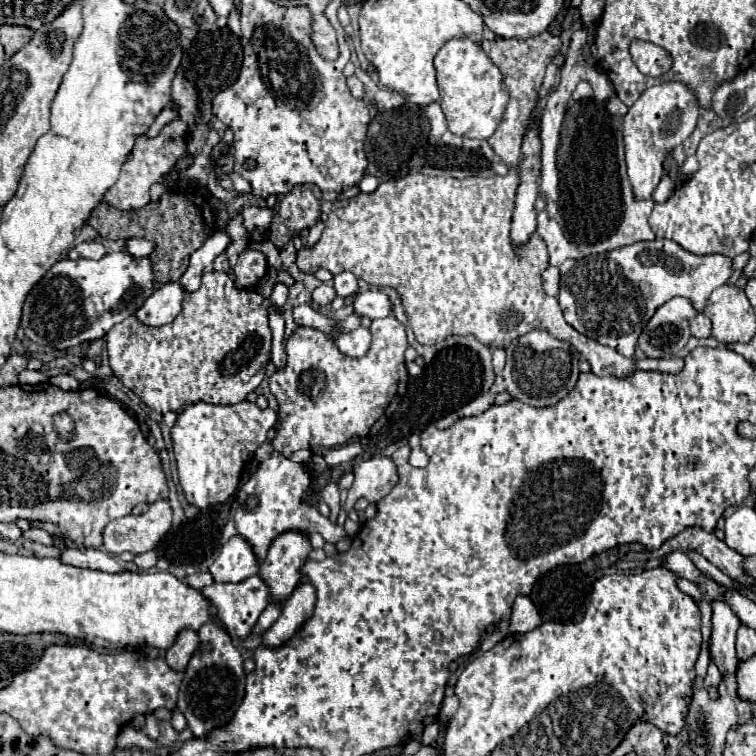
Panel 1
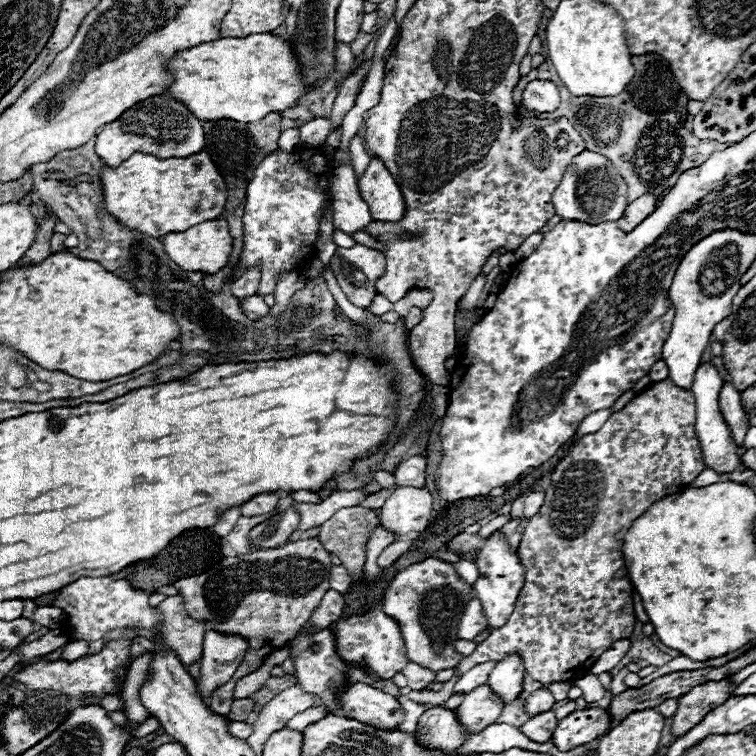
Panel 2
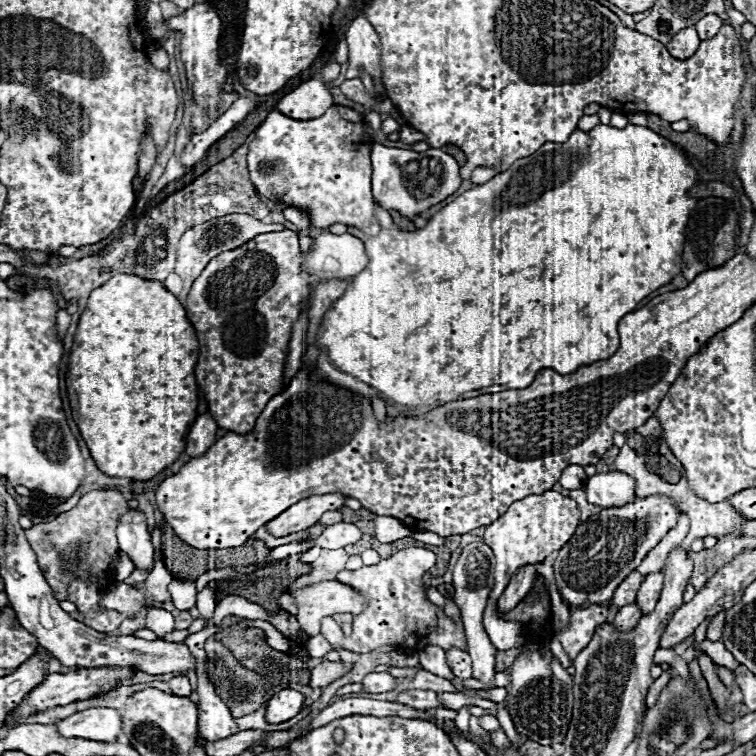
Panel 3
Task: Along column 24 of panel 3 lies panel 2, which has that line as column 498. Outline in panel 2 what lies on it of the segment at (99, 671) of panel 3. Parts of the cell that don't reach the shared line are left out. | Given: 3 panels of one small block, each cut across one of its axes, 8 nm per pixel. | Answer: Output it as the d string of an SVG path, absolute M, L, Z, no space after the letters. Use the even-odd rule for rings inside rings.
M484 684L474 688L464 696L464 702L456 708L460 722L464 722L464 728L470 734L476 734L476 730L484 730L484 726L490 726L496 722L504 708L504 702L494 694L494 690Z

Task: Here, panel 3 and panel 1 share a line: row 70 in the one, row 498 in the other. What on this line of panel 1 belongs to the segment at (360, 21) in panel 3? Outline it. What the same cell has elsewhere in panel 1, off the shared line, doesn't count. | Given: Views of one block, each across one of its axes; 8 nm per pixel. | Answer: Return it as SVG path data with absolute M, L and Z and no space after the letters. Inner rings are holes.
M372 456L354 466L354 484L348 490L348 498L344 502L346 514L354 510L358 498L366 498L368 502L380 502L396 484L398 470L390 456Z

